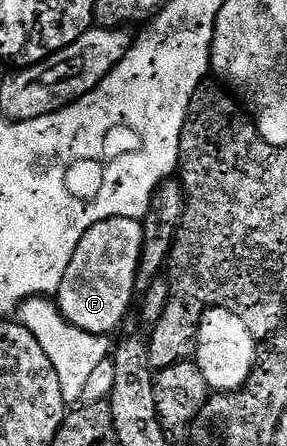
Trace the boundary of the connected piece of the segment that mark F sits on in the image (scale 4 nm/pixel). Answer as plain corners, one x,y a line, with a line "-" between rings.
106,219
77,245
69,269
57,292
57,302
63,316
79,329
94,335
110,336
123,323
131,298
137,292
139,281
139,259
143,256
143,224
138,219

